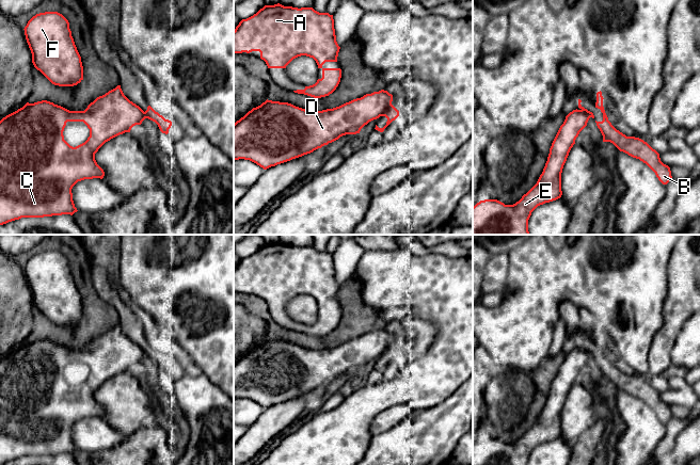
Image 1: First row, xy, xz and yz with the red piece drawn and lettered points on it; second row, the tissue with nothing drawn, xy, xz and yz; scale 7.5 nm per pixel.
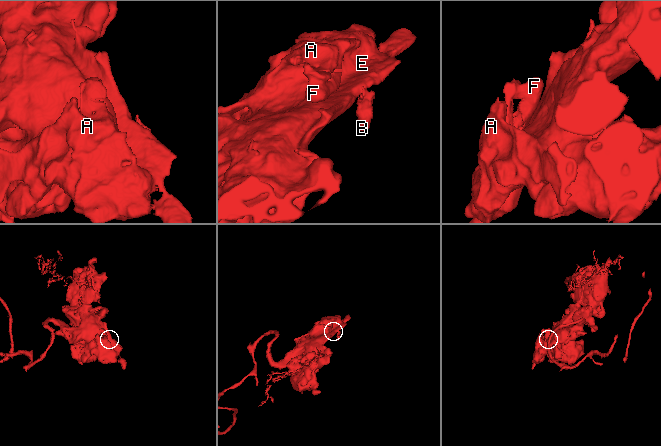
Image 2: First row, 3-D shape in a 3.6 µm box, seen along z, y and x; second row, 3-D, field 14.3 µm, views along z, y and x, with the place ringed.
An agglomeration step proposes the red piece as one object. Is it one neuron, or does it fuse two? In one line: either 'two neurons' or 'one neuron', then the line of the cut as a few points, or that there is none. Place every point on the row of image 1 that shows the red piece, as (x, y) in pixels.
two neurons | xz (391, 103), (381, 115)

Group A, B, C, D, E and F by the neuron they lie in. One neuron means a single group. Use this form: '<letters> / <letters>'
A C D E F / B

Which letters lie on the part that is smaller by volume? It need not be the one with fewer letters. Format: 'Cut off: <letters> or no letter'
Cut off: B

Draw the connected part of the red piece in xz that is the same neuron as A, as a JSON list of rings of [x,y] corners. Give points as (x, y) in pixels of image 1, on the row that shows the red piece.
[[[280,3],[265,5],[253,16],[242,19],[234,30],[234,53],[259,51],[268,68],[286,68],[296,58],[306,55],[313,58],[318,68],[322,69],[322,78],[304,90],[293,91],[314,98],[332,94],[341,78],[340,68],[323,68],[325,62],[337,62],[340,47],[336,42],[333,15],[319,13],[313,7],[284,6]]]

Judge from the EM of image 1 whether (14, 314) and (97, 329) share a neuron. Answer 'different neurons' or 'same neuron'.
same neuron

